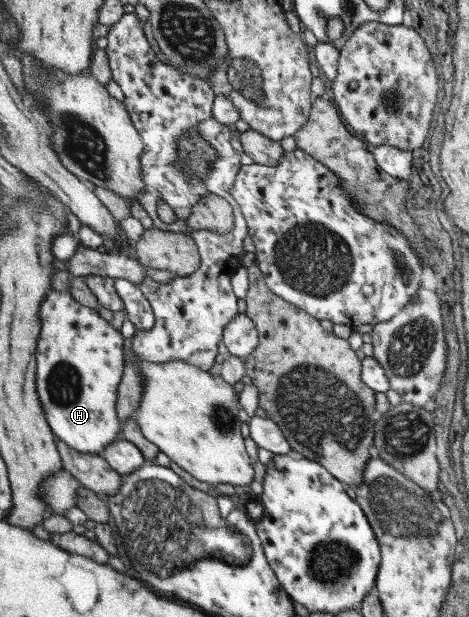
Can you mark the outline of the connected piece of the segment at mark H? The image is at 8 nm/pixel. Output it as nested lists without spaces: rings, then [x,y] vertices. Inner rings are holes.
[[[49,292],[45,295],[45,300],[39,305],[39,310],[37,311],[37,317],[40,322],[40,334],[36,338],[35,345],[35,391],[37,391],[37,397],[39,397],[39,402],[41,402],[41,409],[43,409],[43,415],[45,415],[45,421],[49,426],[51,432],[61,440],[65,442],[69,448],[81,452],[83,454],[95,454],[95,456],[100,455],[103,452],[103,448],[117,440],[117,430],[122,429],[122,423],[117,419],[115,415],[115,401],[116,401],[116,391],[118,384],[122,376],[122,370],[124,367],[124,350],[123,350],[123,339],[121,338],[120,330],[113,328],[111,325],[107,324],[107,321],[103,320],[96,311],[92,308],[87,308],[79,304],[70,293],[62,292]]]

